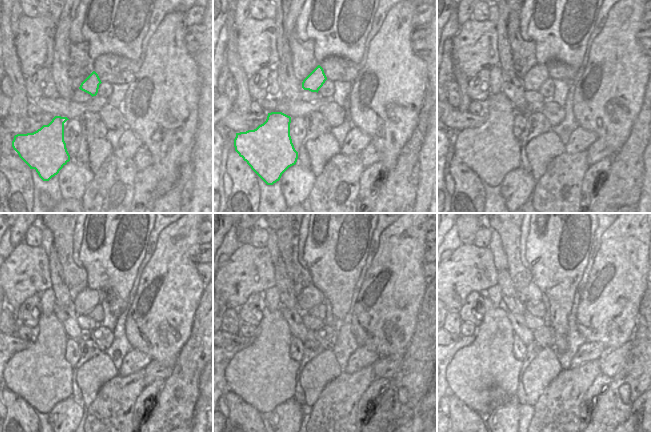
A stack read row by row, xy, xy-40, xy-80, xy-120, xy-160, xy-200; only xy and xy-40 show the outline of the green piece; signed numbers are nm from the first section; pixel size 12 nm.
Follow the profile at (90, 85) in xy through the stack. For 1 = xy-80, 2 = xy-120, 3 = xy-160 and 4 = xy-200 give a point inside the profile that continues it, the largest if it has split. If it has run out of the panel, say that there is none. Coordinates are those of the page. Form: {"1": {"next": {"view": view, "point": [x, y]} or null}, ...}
{"1": {"next": {"view": "xy-80", "point": [535, 77]}}, "2": {"next": {"view": "xy-120", "point": [87, 299]}}, "3": {"next": {"view": "xy-160", "point": [310, 296]}}, "4": {"next": {"view": "xy-200", "point": [530, 293]}}}

